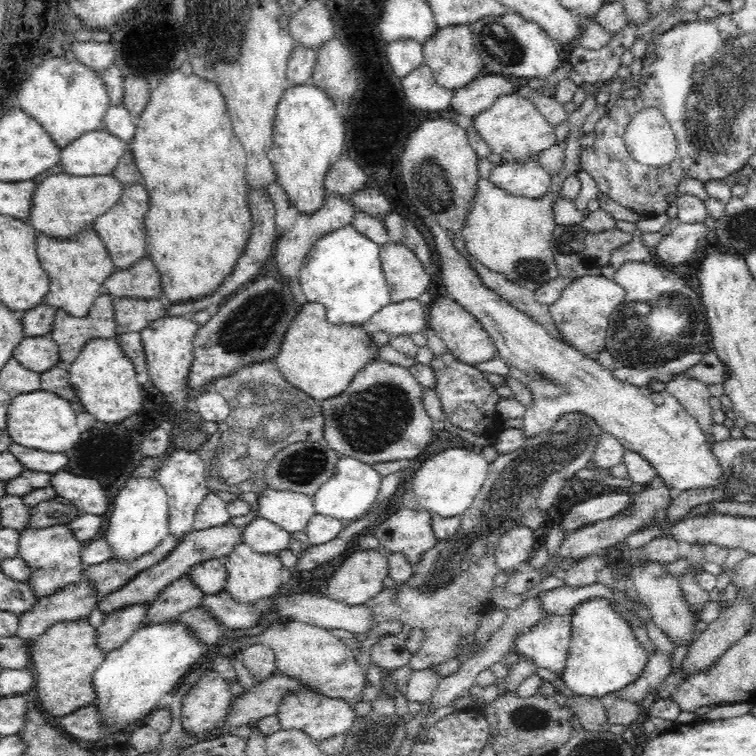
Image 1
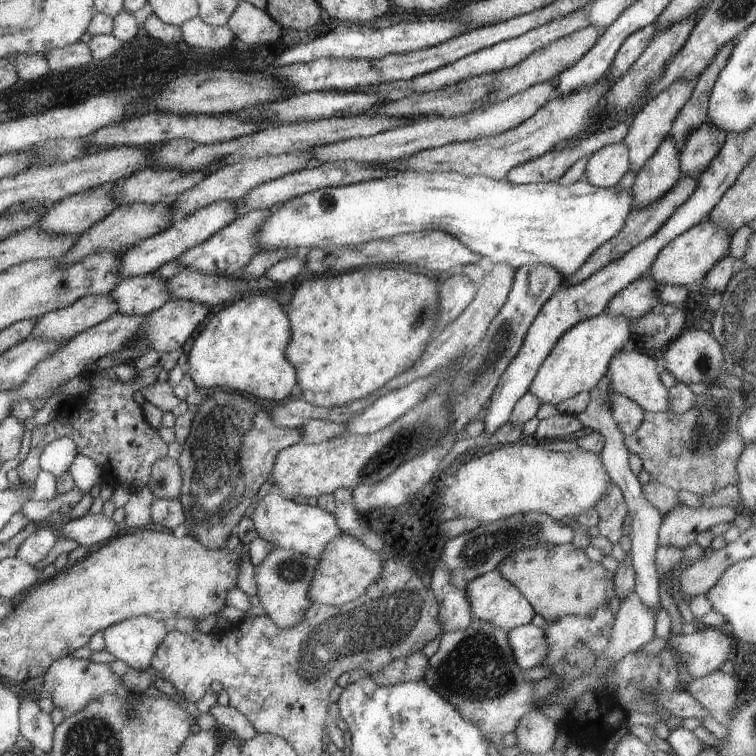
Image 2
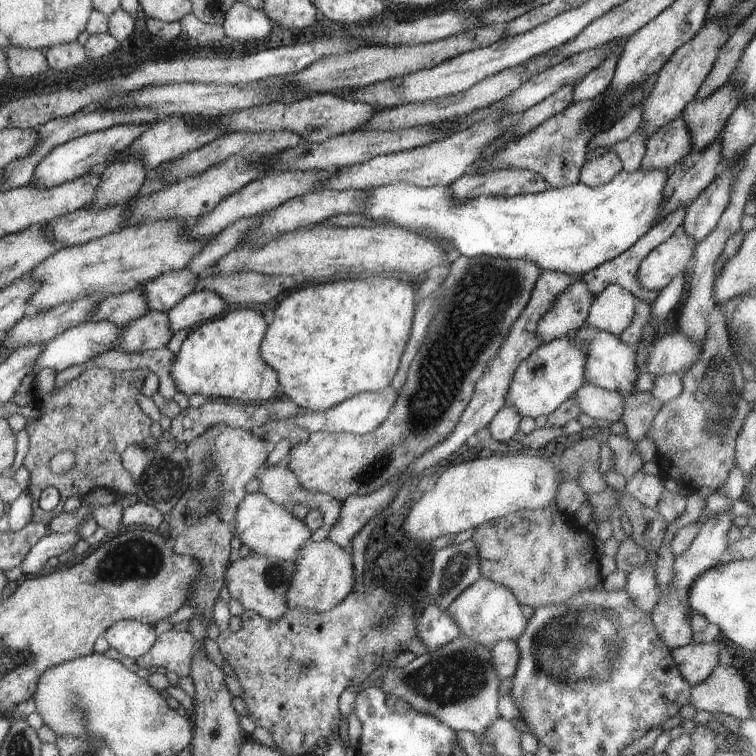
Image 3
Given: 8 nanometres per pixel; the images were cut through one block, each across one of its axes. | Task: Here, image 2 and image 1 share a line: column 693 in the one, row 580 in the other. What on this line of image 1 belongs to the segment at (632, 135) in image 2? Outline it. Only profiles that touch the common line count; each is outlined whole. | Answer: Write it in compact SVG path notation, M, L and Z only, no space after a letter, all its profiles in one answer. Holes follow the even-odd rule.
M83 578L82 581L66 586L55 594L40 597L32 611L19 616L18 638L27 640L29 643L40 635L45 634L50 627L62 622L77 622L88 618L92 610L99 608L102 596L95 590L95 584L91 580Z

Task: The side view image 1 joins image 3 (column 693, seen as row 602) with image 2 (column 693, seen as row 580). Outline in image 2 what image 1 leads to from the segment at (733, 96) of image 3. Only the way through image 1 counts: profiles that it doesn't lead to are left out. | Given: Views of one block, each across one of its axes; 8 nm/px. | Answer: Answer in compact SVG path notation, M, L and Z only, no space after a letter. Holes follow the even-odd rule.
M702 124L698 130L686 138L684 148L680 152L679 178L702 174L710 162L718 156L725 144L727 132L714 128L712 124Z

